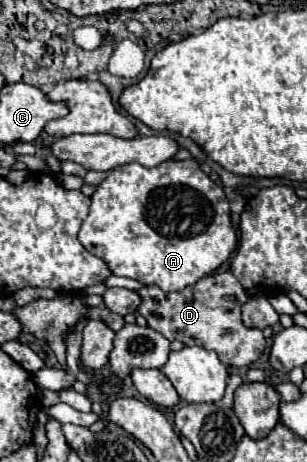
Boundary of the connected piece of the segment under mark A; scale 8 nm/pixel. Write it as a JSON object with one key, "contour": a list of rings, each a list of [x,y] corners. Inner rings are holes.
{"contour":[[[166,160],[154,168],[144,168],[132,162],[114,168],[92,194],[90,214],[86,216],[78,238],[88,252],[110,266],[112,274],[136,278],[166,292],[182,290],[216,272],[238,246],[238,234],[230,216],[230,202],[222,186],[216,186],[216,182],[202,172],[196,160]]]}

